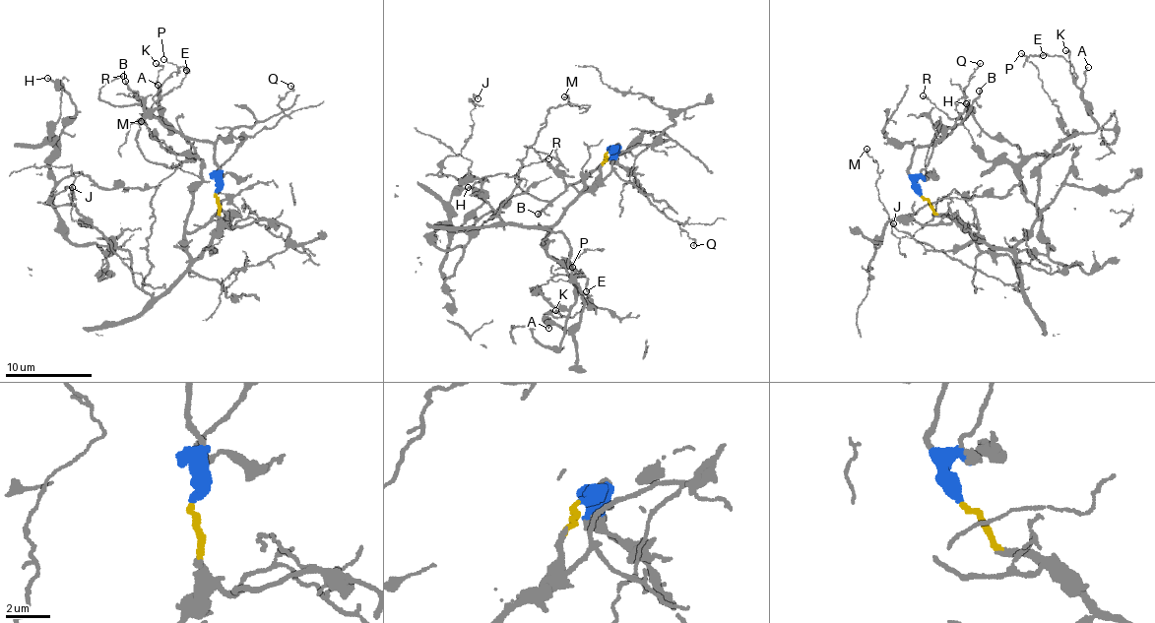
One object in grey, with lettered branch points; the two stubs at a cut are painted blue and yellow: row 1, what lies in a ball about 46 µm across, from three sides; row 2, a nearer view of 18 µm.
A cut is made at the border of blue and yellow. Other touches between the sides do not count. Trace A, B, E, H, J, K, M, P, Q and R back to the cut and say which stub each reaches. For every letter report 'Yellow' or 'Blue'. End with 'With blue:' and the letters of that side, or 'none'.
A: Yellow
B: Blue
E: Yellow
H: Yellow
J: Yellow
K: Yellow
M: Yellow
P: Yellow
Q: Blue
R: Blue
With blue: B, Q, R

